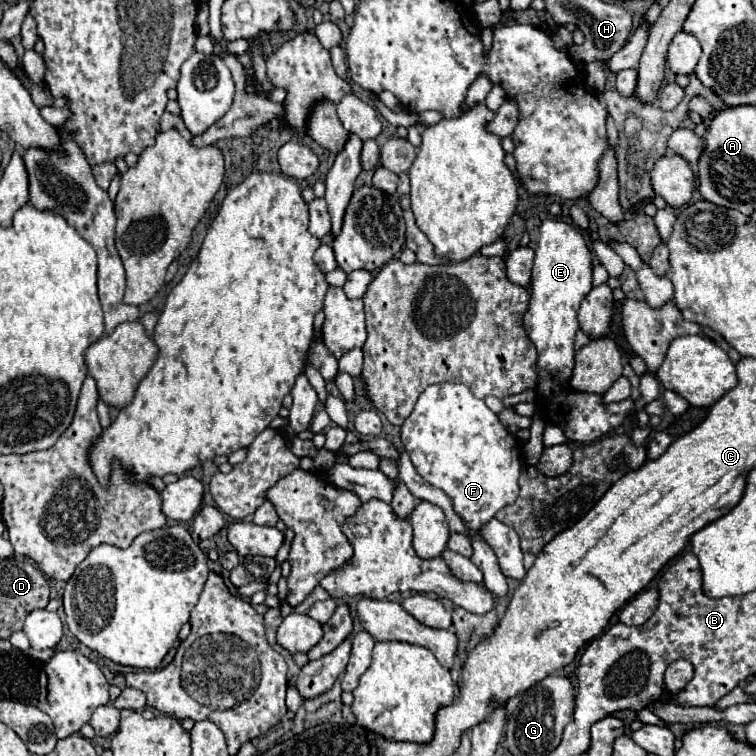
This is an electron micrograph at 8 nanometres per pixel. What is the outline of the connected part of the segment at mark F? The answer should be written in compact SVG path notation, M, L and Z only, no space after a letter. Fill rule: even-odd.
M441 382L429 386L419 400L415 402L413 412L407 416L407 420L401 426L401 442L415 466L415 470L435 488L441 488L451 500L455 512L463 518L471 532L471 542L473 542L473 564L483 572L483 584L499 598L505 598L509 594L509 586L505 576L499 570L499 564L495 560L495 554L487 546L487 542L477 536L479 528L487 524L503 506L509 506L517 500L519 496L519 484L517 478L521 474L521 446L519 442L505 430L501 424L499 416L491 412L481 398L475 398L471 390L461 384L461 382Z

